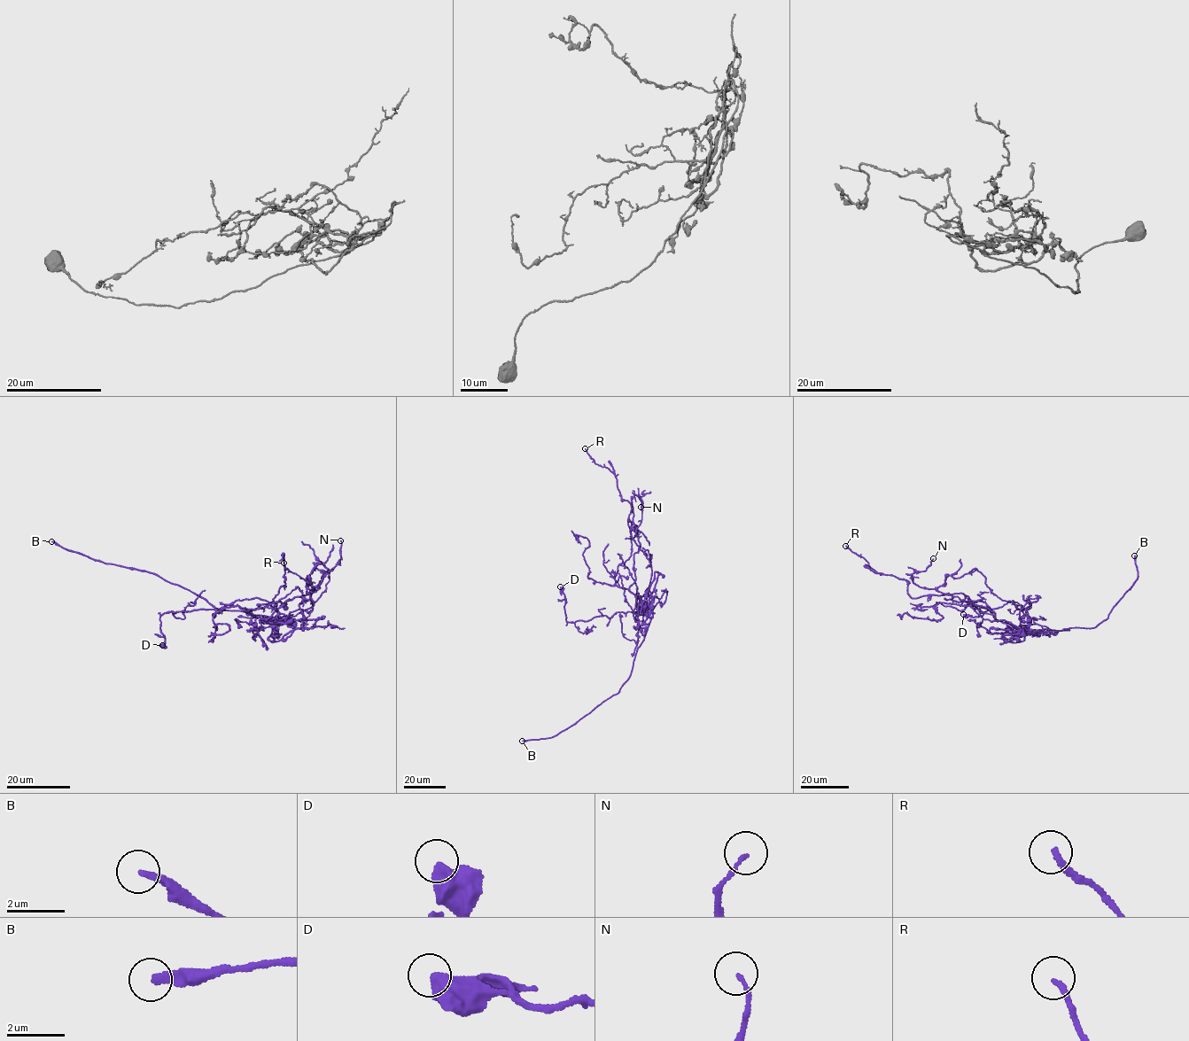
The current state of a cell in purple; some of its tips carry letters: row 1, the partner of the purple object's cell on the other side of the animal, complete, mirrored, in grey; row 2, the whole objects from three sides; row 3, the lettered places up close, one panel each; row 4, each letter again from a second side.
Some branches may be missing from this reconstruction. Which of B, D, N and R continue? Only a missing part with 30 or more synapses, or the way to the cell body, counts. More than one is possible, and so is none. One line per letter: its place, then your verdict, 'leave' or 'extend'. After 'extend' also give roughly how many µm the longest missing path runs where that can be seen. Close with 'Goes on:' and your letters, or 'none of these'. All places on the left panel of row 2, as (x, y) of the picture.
B: (51, 541) | extend | 7 µm
D: (162, 645) | leave
N: (340, 540) | leave
R: (283, 563) | leave
Goes on: B

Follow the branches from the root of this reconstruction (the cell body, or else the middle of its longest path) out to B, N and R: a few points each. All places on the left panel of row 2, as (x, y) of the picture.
B: (283, 619), (289, 616), (279, 618), (217, 609), (201, 596), (153, 573), (101, 563), (68, 551), (51, 541)
N: (283, 619), (299, 609), (312, 611), (311, 599), (302, 597), (313, 586), (319, 586), (338, 563), (340, 540)
R: (283, 619), (260, 618), (252, 611), (298, 587), (314, 605), (306, 591), (307, 582), (311, 583), (283, 563)

